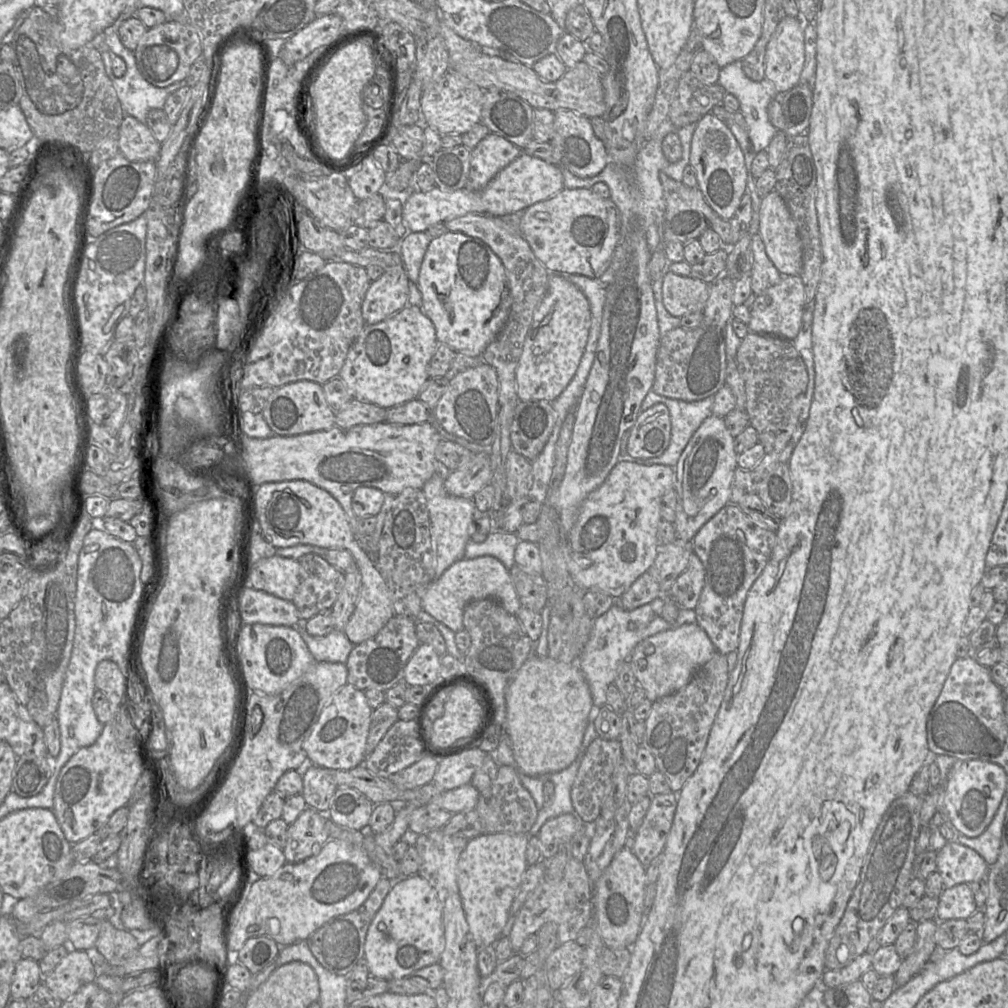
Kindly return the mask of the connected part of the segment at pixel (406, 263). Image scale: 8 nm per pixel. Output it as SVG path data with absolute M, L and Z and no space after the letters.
M408 232L398 244L402 264L408 279L413 283L418 282L421 264L432 239L426 232Z

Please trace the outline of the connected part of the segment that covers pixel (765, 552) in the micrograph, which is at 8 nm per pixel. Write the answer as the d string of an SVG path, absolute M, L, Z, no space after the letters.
M728 503L712 517L692 540L694 553L705 568L705 583L695 607L697 624L707 633L716 652L727 655L737 651L747 594L770 560L776 543L776 532L767 530L749 518L737 504Z

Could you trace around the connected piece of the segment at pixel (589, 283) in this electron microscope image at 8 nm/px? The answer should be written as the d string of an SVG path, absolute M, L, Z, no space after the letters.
M579 274L563 275L582 291L589 302L591 311L589 345L591 349L591 356L594 356L600 335L602 313L606 300L607 285L603 280L604 274L598 278L590 278Z

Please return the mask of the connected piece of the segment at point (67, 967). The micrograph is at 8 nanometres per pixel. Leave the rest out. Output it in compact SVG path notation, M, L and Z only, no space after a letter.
M71 950L56 968L42 978L61 1001L70 999L84 984L94 982L98 968L85 950Z

